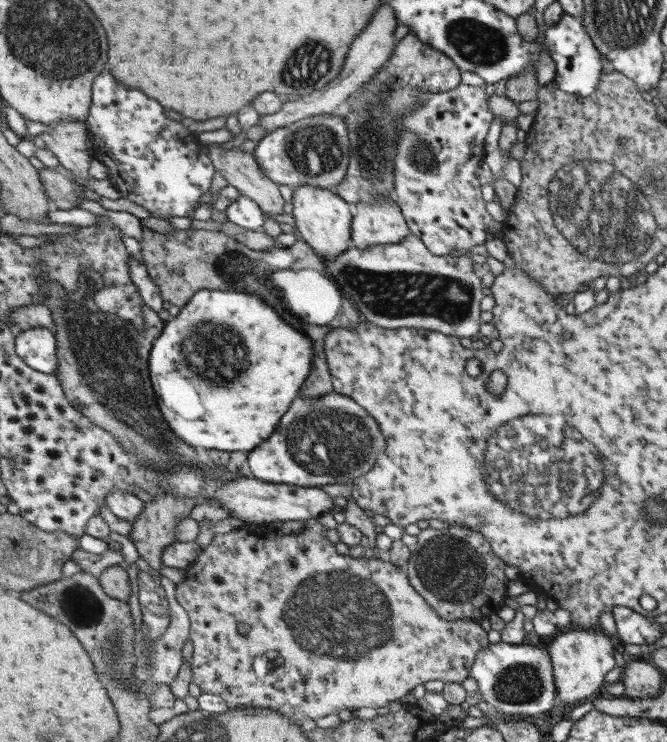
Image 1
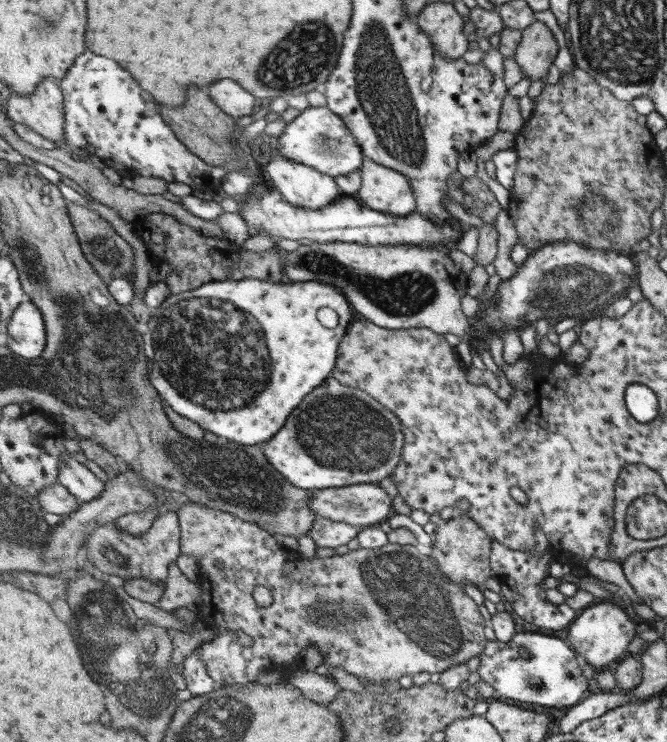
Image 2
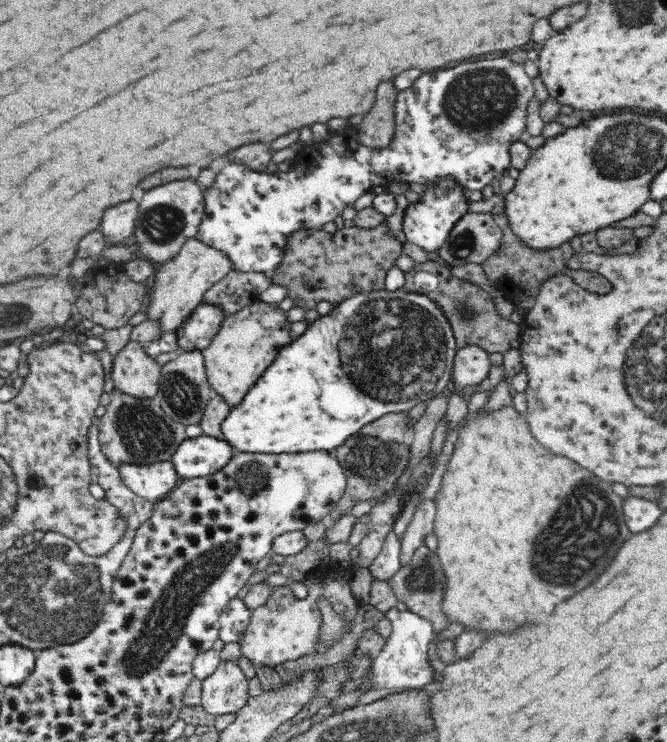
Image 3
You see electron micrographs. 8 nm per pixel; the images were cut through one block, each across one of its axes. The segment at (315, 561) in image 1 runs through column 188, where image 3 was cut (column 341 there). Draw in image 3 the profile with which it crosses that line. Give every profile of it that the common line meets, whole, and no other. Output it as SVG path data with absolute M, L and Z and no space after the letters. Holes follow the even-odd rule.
M338 570L336 576L326 576L326 572L312 572L306 580L308 598L302 598L302 600L298 600L290 588L276 588L274 594L254 610L252 622L240 638L244 656L250 658L250 662L254 666L258 666L258 664L276 666L276 664L284 664L286 660L298 660L298 658L310 654L316 638L320 636L322 610L318 608L318 604L322 600L330 602L336 610L340 610L350 620L354 620L360 604L356 604L354 596L352 596L352 590L348 584L350 582L348 574L350 572L342 572L342 570Z

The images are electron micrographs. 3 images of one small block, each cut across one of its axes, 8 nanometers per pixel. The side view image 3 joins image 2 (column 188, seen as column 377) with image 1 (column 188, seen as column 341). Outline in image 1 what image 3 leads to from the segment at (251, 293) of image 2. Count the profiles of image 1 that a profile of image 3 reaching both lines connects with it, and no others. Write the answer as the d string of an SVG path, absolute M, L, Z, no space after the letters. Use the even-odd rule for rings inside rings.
M203 290L195 294L177 318L163 326L151 354L151 378L159 394L159 406L163 406L163 416L171 422L171 430L189 446L227 452L245 450L251 454L253 448L277 430L281 416L301 396L303 384L313 370L313 348L315 344L281 320L261 296L235 290Z

